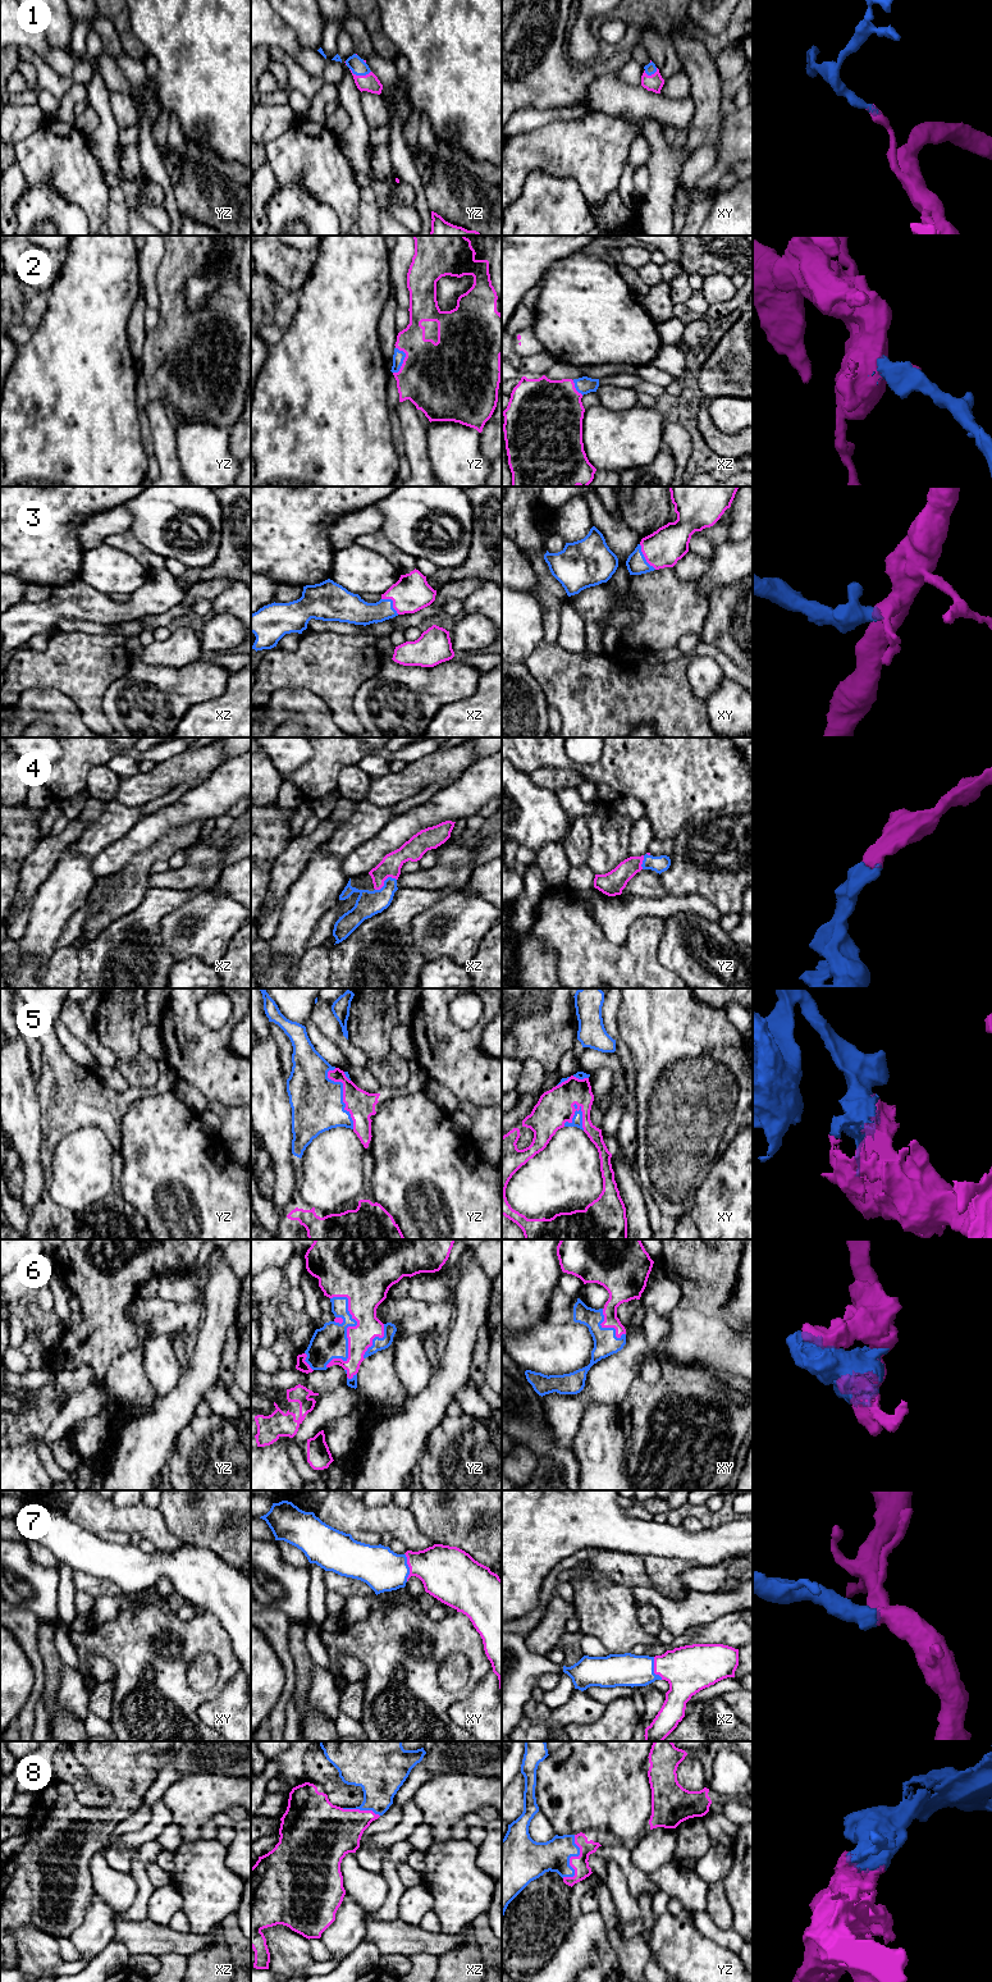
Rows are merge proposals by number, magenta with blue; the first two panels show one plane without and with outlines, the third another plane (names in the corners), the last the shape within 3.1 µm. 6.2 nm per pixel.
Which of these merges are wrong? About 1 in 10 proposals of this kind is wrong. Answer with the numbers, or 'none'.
none

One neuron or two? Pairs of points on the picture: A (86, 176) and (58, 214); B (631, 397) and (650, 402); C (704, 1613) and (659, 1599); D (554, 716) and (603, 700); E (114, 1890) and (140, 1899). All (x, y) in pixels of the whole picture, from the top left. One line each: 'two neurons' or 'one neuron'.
A: two neurons
B: two neurons
C: one neuron
D: two neurons
E: two neurons

